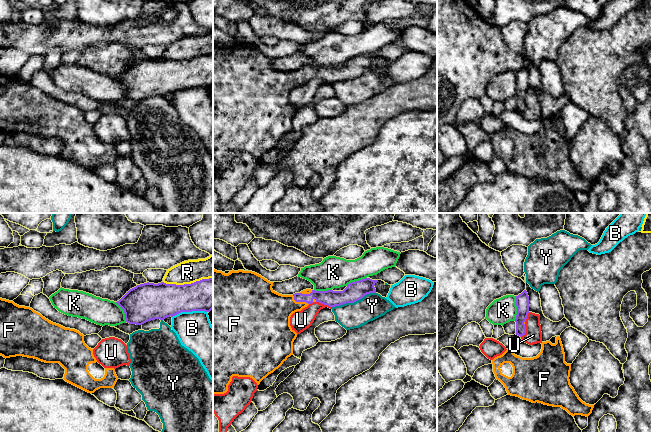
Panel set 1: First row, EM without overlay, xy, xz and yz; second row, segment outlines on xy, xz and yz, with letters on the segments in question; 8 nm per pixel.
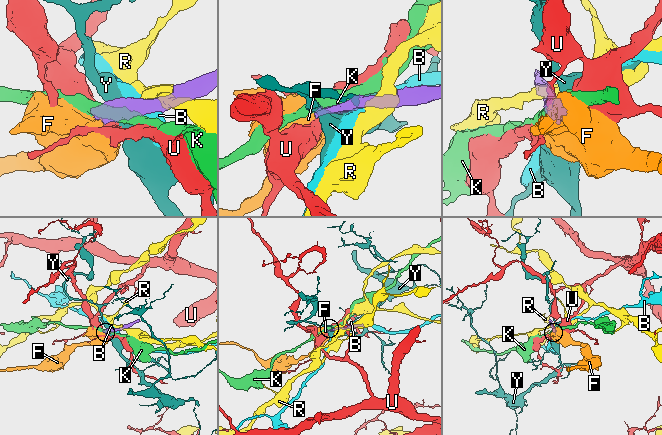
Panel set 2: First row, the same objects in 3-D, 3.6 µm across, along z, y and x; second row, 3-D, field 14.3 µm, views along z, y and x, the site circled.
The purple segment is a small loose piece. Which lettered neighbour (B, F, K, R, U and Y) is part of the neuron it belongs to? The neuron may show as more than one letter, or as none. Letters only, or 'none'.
F

